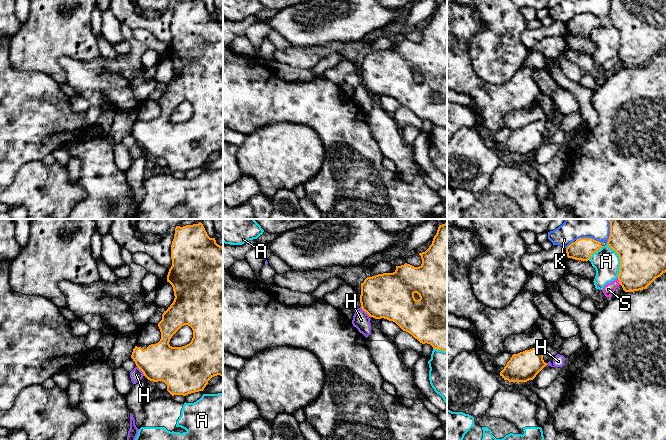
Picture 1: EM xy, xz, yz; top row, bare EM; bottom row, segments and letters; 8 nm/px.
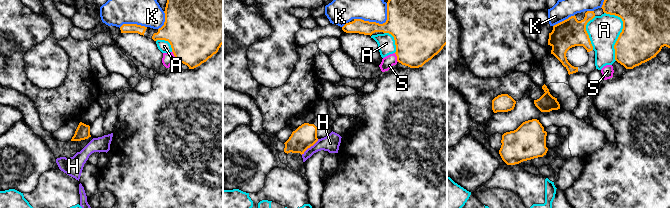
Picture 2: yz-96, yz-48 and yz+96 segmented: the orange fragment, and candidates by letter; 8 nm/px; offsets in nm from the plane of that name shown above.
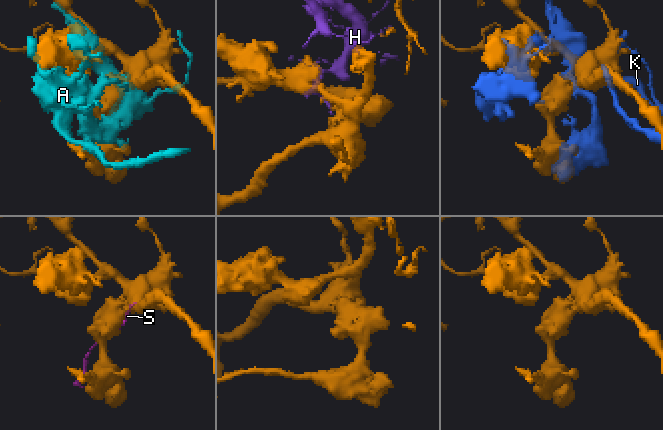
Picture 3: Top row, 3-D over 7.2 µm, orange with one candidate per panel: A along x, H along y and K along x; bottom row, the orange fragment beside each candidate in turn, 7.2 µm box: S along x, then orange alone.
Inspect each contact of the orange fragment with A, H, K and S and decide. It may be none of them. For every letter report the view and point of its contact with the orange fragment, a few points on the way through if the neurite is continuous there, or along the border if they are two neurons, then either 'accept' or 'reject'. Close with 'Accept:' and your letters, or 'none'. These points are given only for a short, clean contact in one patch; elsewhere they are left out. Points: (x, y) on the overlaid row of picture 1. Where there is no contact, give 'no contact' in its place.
A: meets orange in yz at (620, 260); reject
H: meets orange in xz at (365, 311); border along xz (360, 307), (369, 316); reject
K: meets orange in yz at (588, 238); reject
S: meets orange in yz at (619, 281); reject
Accept: none

